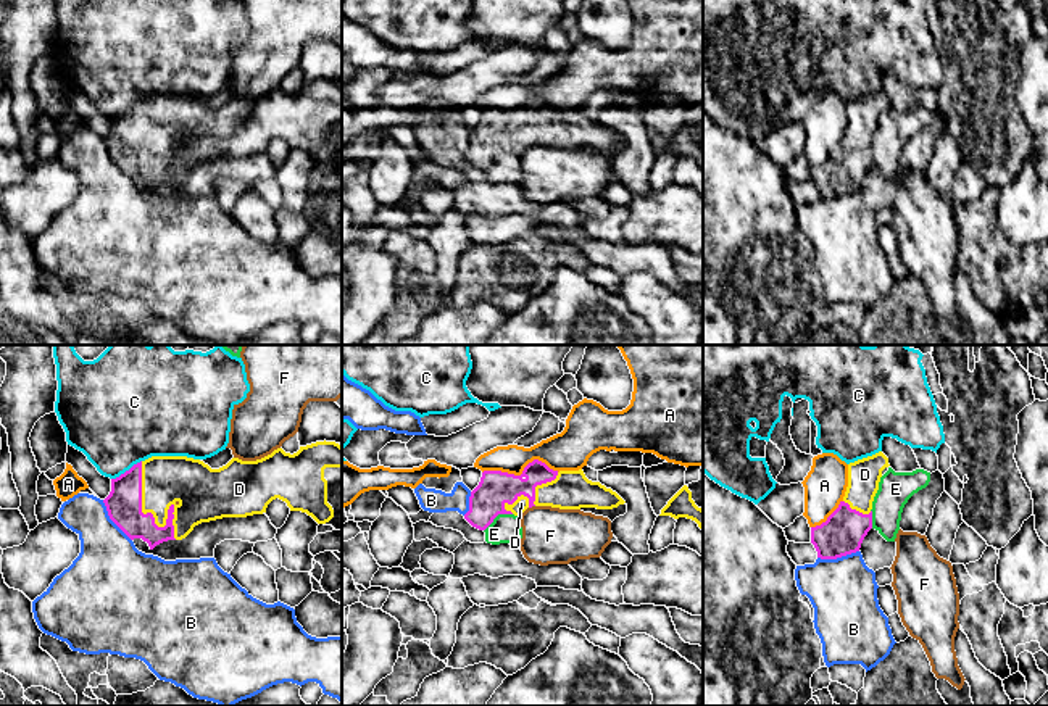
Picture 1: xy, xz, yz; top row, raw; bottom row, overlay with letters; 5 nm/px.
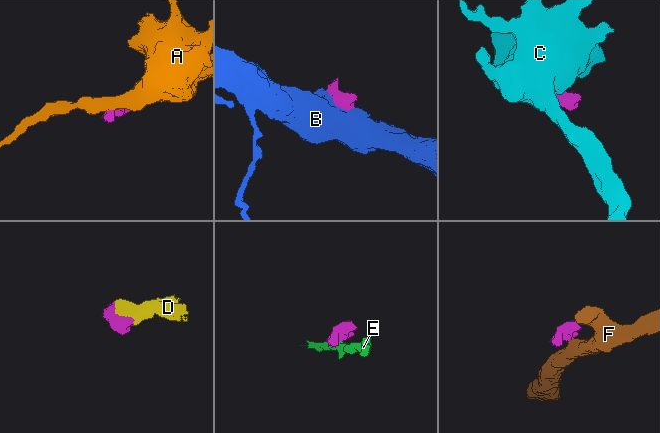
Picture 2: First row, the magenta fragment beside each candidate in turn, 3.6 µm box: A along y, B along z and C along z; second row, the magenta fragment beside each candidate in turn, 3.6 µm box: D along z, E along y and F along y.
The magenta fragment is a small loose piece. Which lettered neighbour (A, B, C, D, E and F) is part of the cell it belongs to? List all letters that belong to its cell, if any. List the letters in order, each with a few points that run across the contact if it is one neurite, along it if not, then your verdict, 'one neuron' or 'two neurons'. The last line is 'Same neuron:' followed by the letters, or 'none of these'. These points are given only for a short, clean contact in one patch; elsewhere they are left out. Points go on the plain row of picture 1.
A: two neurons
B: two neurons
C: line xy (141, 99), (112, 118); two neurons
D: one neuron
E: line xz (511, 152), (500, 152), (484, 170); two neurons
F: line xz (534, 144), (529, 147); two neurons
Same neuron: D

